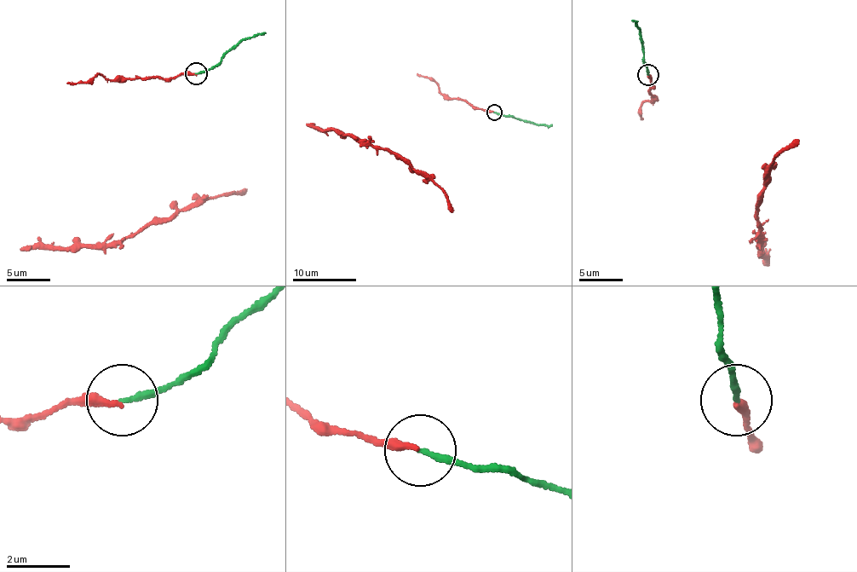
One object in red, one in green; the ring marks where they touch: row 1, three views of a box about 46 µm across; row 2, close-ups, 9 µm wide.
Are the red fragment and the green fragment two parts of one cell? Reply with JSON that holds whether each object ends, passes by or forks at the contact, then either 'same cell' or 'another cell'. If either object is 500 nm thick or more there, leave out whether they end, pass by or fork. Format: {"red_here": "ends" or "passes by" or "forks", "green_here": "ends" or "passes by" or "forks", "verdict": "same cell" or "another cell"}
{"red_here": "ends", "green_here": "ends", "verdict": "same cell"}

